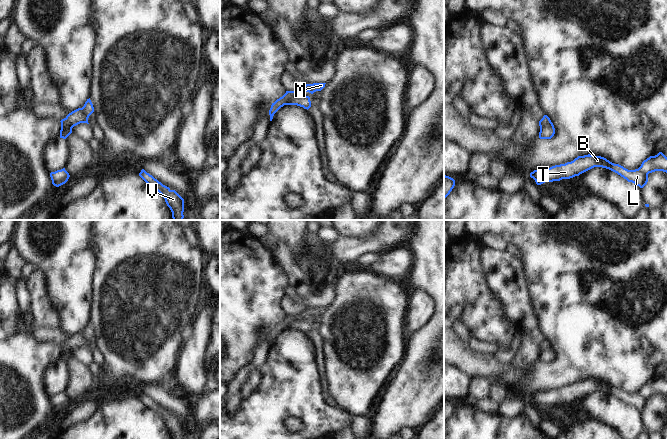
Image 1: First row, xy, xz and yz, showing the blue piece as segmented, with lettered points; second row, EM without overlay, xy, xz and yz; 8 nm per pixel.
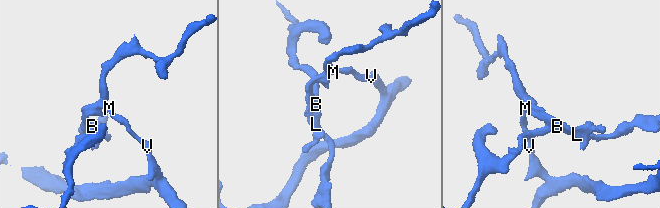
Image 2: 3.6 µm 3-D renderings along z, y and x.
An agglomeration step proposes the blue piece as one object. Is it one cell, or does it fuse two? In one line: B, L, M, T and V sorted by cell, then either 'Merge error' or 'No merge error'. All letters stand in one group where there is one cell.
Groups: B L T / M V. Merge error.

